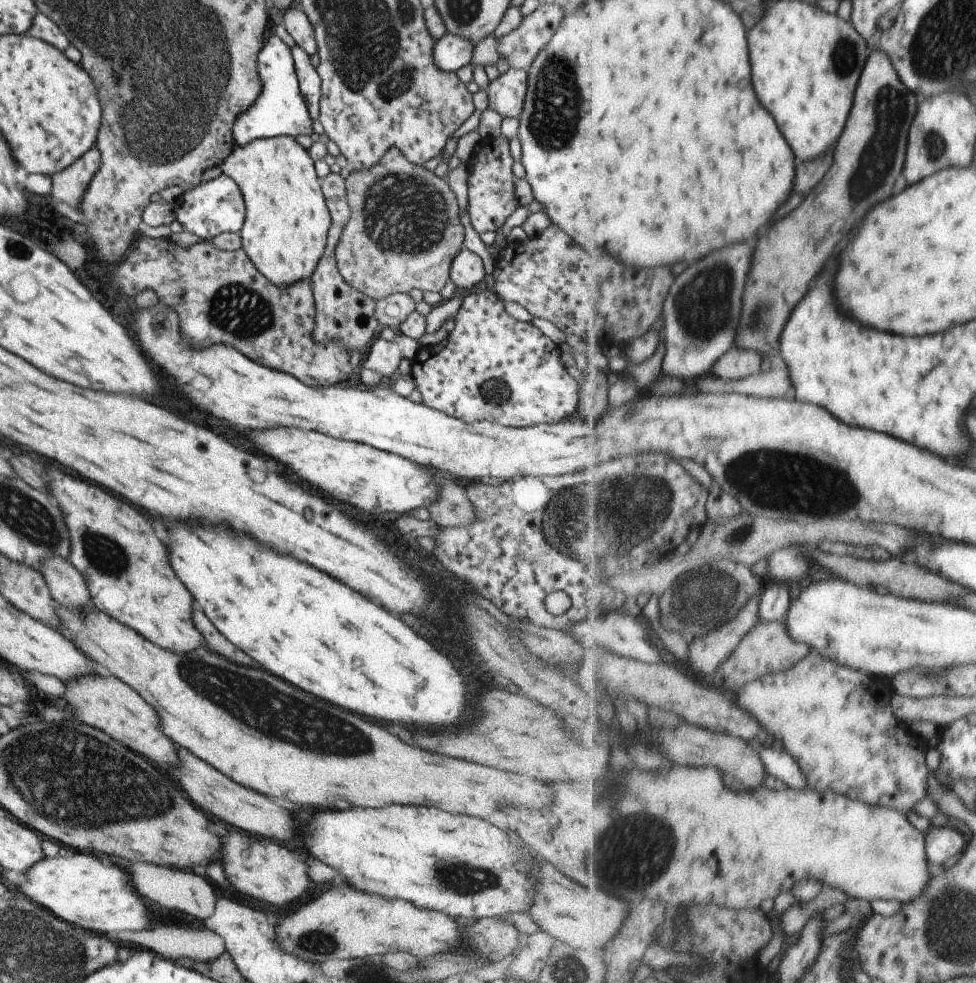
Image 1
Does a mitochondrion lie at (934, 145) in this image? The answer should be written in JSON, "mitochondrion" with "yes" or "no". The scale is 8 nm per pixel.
{"mitochondrion":"yes"}

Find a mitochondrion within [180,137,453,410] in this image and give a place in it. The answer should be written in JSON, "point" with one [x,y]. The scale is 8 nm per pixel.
{"point":[402,212]}

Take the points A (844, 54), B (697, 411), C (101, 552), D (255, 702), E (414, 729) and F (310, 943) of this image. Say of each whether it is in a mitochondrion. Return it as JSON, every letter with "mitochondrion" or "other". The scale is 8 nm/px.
{"A":"mitochondrion","B":"other","C":"mitochondrion","D":"mitochondrion","E":"other","F":"mitochondrion"}

